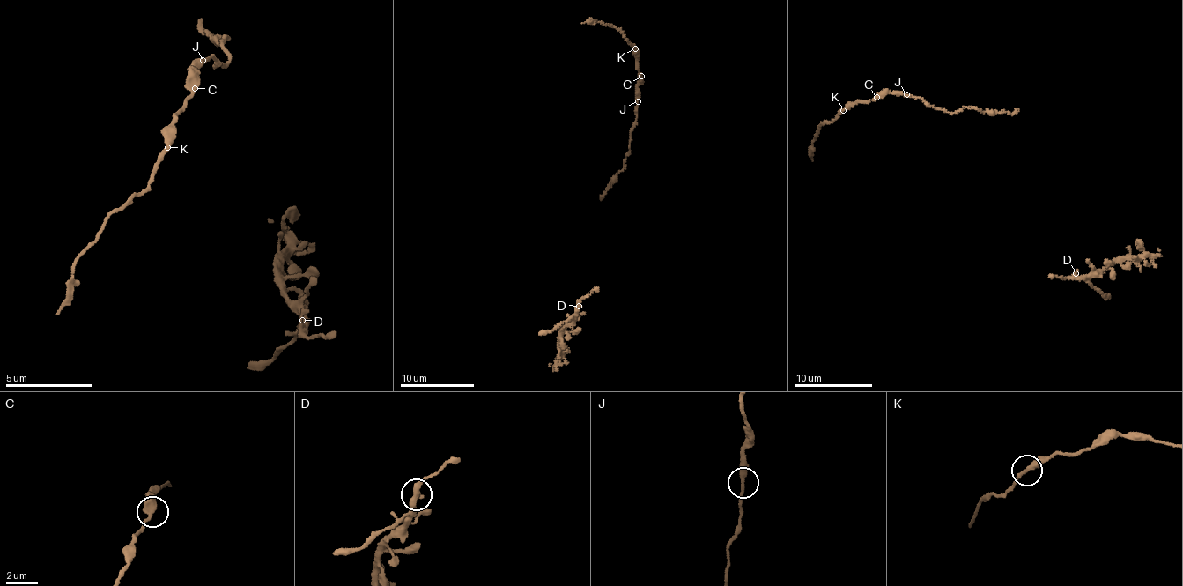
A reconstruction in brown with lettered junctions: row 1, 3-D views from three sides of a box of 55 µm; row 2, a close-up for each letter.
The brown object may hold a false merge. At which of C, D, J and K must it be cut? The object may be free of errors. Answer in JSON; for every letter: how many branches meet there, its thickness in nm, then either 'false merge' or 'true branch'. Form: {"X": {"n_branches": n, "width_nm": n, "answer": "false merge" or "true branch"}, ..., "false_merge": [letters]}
{"C": {"n_branches": 2, "width_nm": 320, "answer": "true branch"}, "D": {"n_branches": 2, "width_nm": 340, "answer": "true branch"}, "J": {"n_branches": 2, "width_nm": 280, "answer": "true branch"}, "K": {"n_branches": 2, "width_nm": 320, "answer": "false merge"}, "false_merge": ["K"]}

